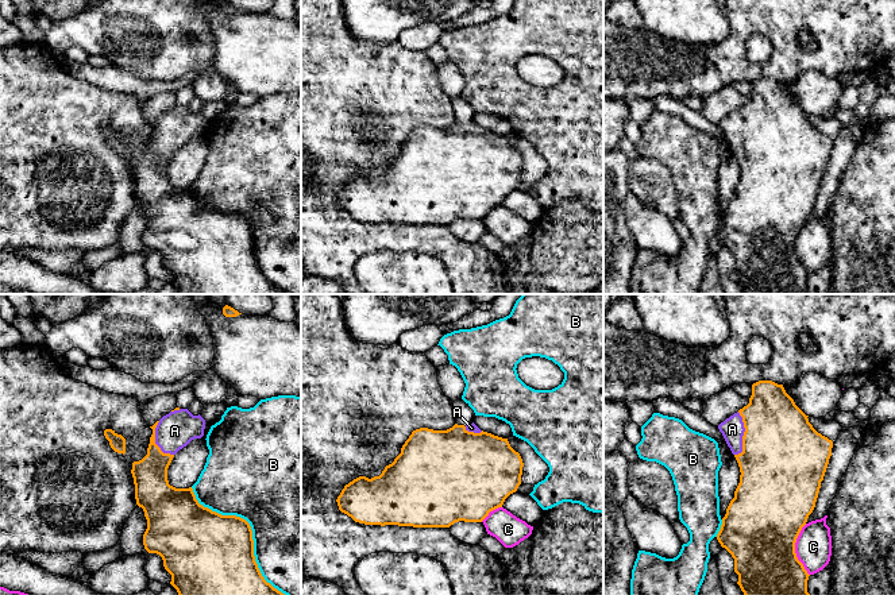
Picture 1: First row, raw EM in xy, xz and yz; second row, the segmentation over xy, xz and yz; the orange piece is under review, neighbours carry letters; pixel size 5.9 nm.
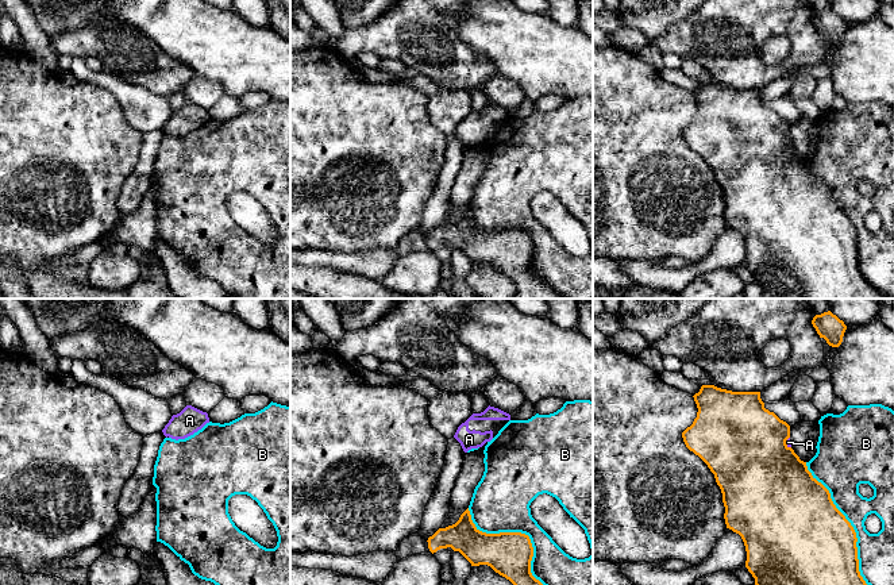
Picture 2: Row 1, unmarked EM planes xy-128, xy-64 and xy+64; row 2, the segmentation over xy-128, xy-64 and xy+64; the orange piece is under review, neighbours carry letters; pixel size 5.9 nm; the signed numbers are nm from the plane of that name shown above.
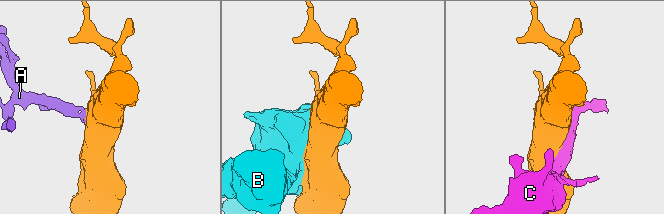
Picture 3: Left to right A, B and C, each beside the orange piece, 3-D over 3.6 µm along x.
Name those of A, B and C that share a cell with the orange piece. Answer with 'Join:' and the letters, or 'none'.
Join: A

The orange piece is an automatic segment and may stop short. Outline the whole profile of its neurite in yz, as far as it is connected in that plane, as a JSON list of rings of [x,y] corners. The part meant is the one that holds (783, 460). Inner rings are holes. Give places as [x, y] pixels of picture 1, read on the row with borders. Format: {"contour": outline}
{"contour": [[[759,380],[749,403],[718,425],[740,467],[740,483],[717,540],[734,559],[744,595],[810,595],[795,542],[815,507],[833,441],[818,433],[783,385]]]}

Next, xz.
{"contour": [[[474,422],[447,430],[420,428],[412,432],[394,461],[379,476],[359,476],[344,486],[336,502],[339,510],[364,525],[398,525],[413,528],[450,528],[455,522],[482,522],[490,511],[502,507],[505,499],[521,484],[522,459],[508,438],[481,430]]]}

